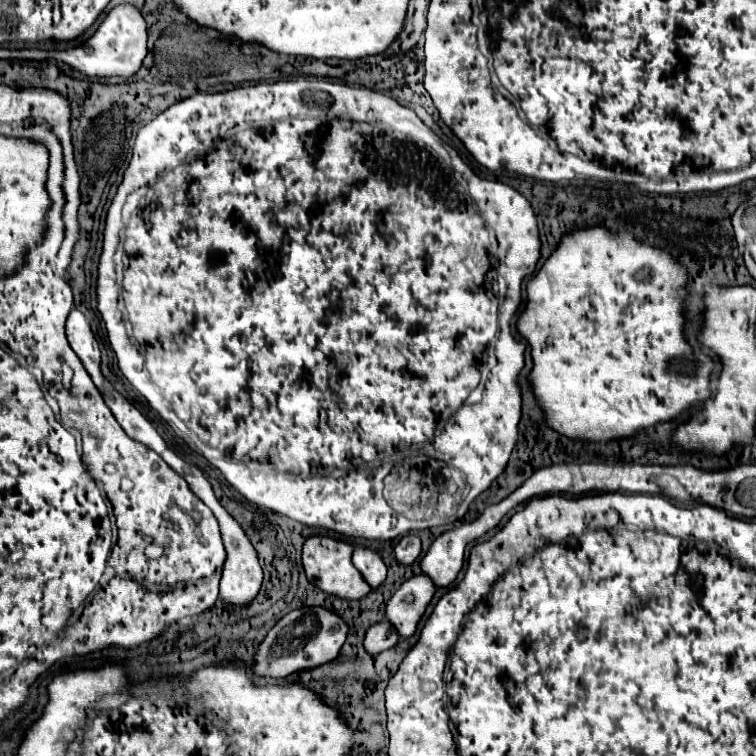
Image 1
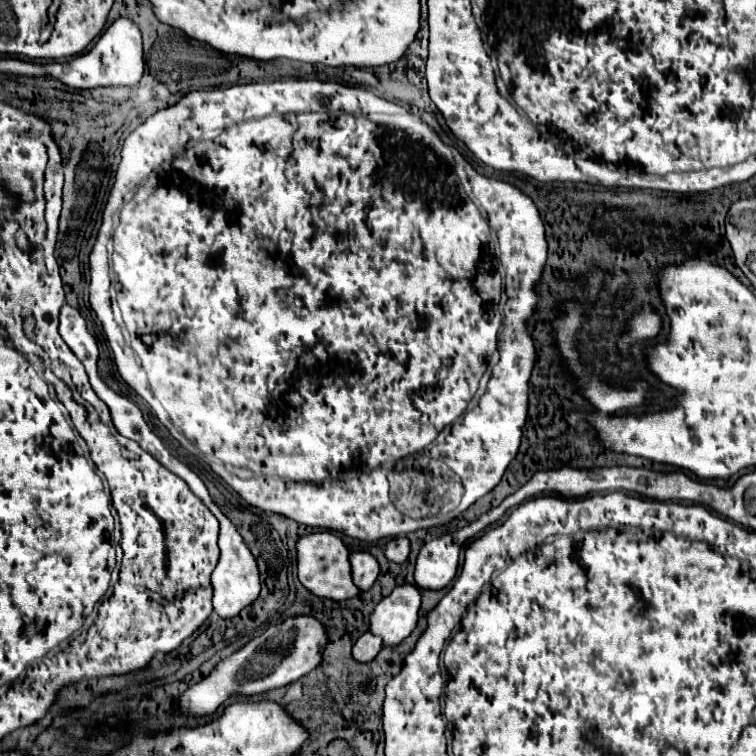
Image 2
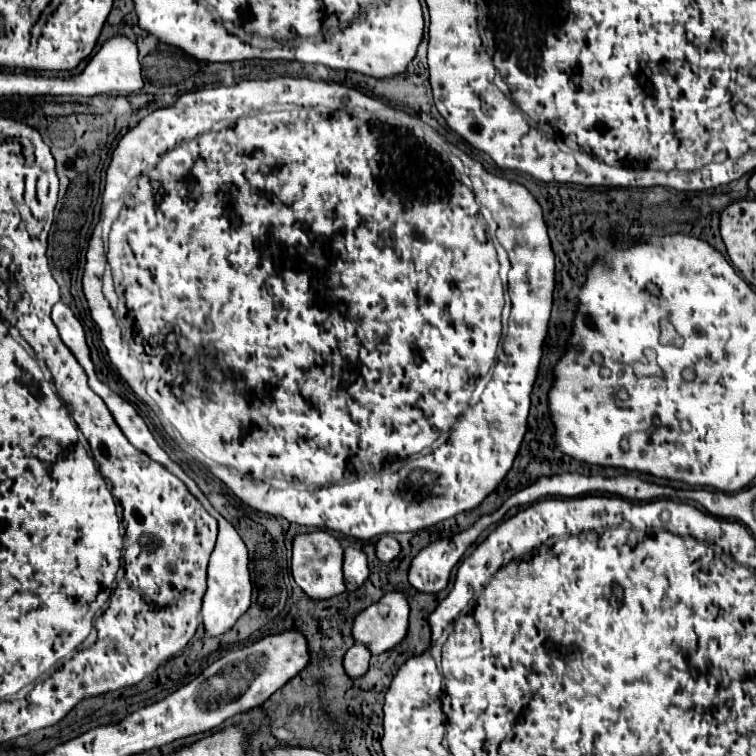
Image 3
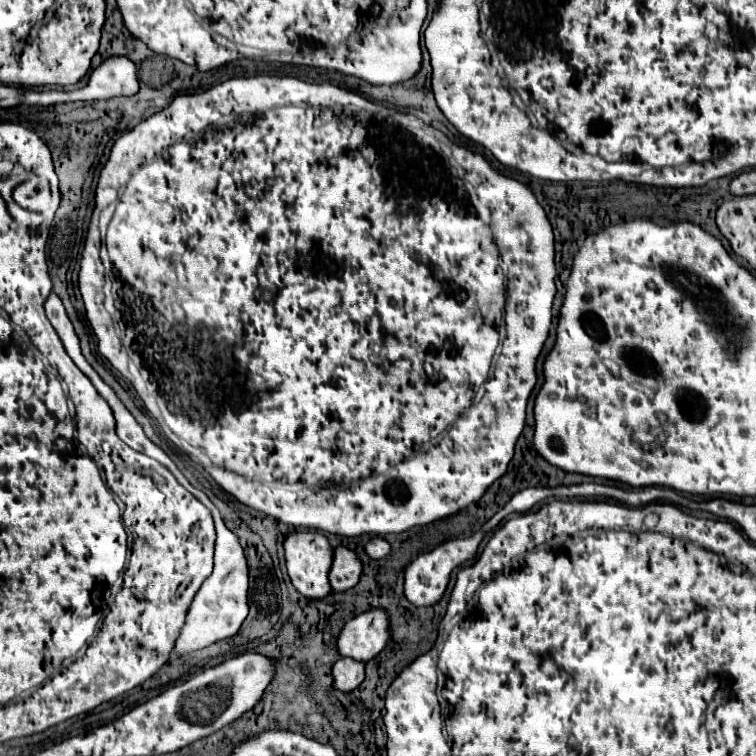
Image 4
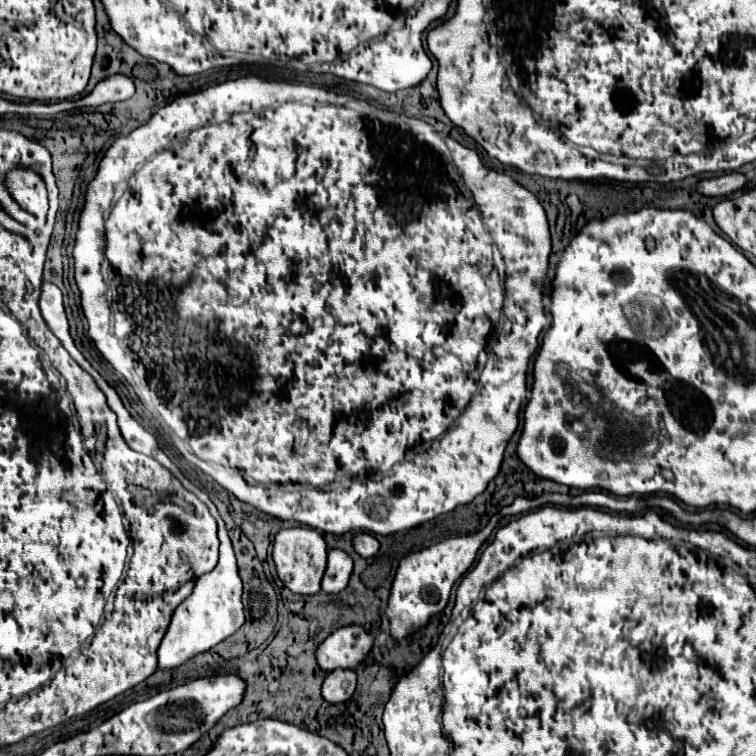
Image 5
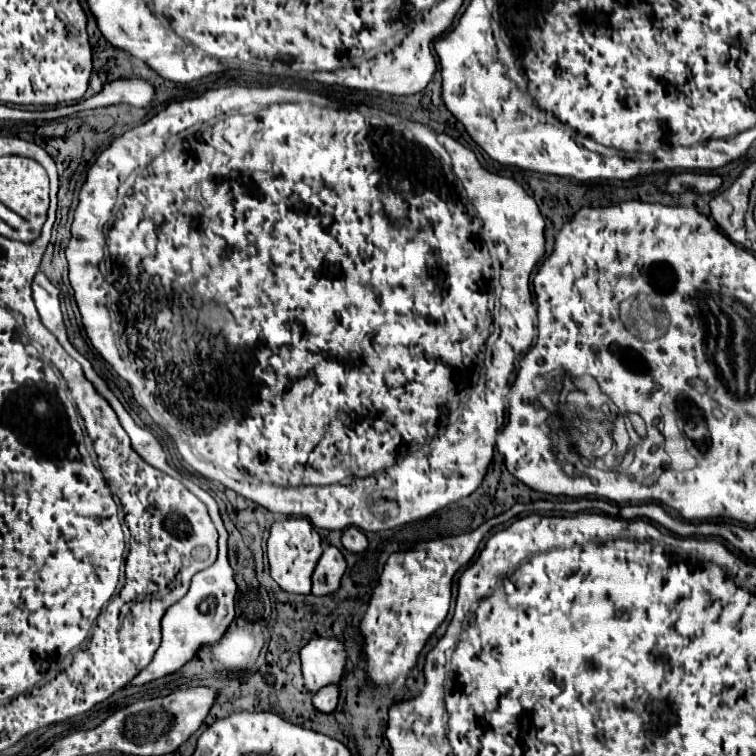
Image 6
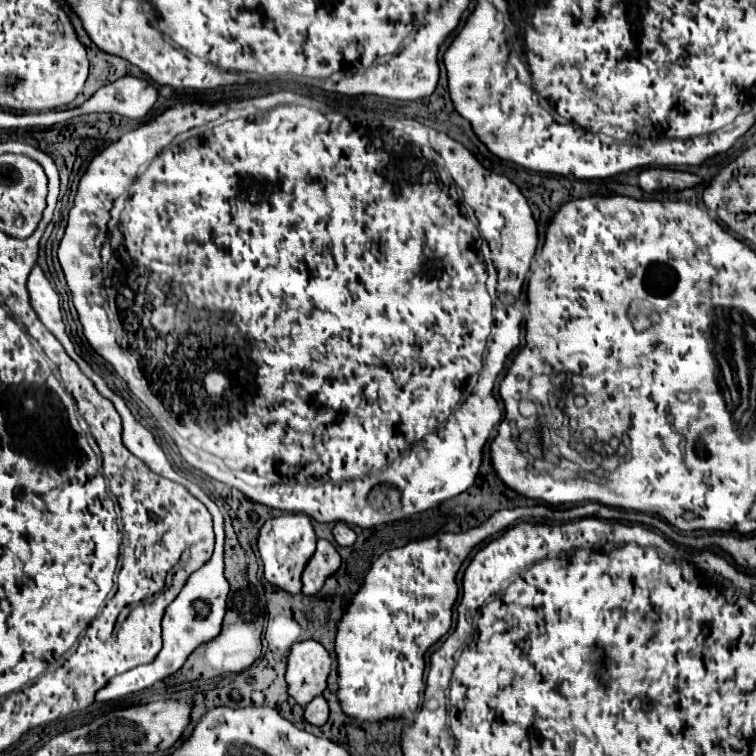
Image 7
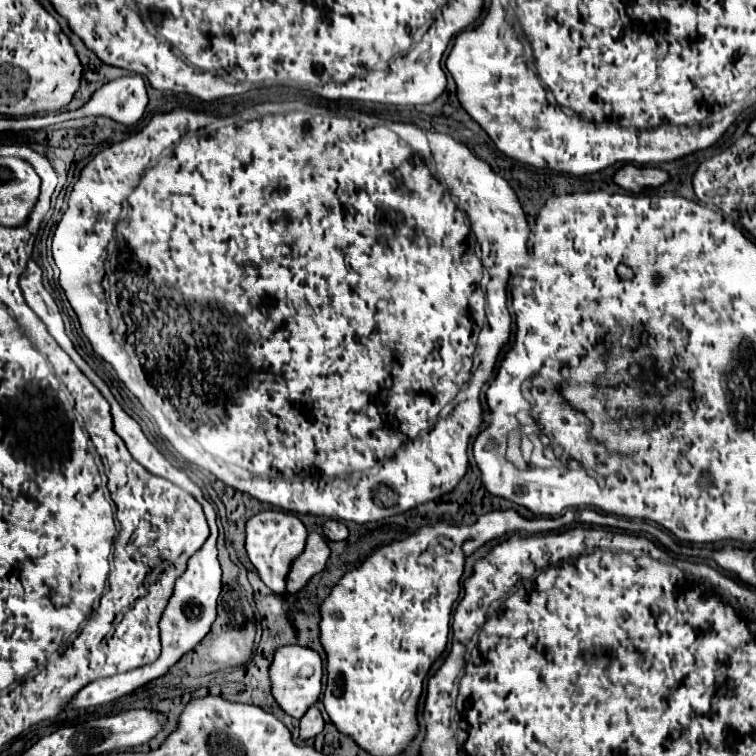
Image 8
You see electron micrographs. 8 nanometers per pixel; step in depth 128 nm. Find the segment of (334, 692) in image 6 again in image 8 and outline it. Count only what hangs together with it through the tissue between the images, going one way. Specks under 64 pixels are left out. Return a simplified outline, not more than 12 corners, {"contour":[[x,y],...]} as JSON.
{"contour":[[316,706],[300,718],[300,738],[322,732],[324,718]]}

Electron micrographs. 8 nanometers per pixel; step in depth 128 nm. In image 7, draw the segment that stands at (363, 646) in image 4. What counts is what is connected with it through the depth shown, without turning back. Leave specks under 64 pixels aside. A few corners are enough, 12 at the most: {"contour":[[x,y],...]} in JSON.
{"contour":[[316,640],[288,656],[288,694],[302,706],[320,696],[332,670]]}

